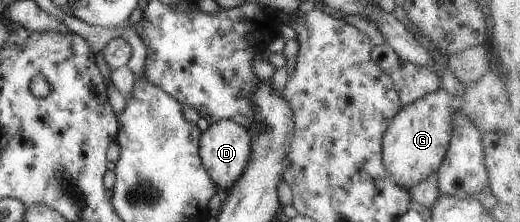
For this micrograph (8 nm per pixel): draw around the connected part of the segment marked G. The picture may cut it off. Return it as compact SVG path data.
M438 89L402 107L390 121L383 136L382 160L393 184L411 190L413 186L438 172L449 149L456 103L456 95L451 96L451 93Z

